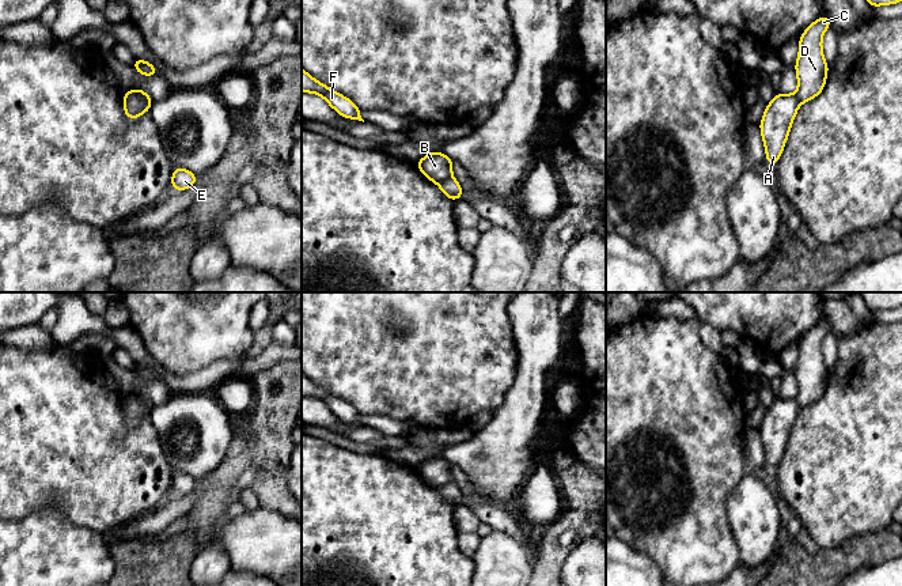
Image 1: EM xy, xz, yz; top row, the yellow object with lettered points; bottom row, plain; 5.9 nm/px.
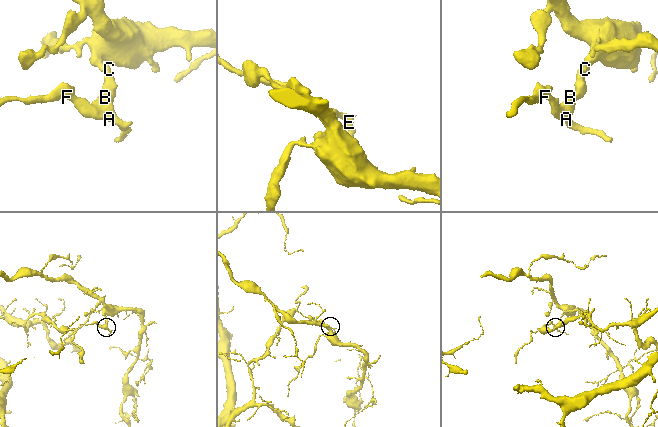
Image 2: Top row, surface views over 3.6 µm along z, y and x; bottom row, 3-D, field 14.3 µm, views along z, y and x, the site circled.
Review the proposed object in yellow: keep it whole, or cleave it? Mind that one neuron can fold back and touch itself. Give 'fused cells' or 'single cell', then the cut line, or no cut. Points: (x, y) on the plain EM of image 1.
fused cells; cut xz (451, 480), (438, 488)

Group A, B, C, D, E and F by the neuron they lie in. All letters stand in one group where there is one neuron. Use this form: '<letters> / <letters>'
A B E F / C D

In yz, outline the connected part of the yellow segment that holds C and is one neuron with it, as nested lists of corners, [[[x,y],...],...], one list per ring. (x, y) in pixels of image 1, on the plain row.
[[[827,320],[811,328],[799,343],[799,360],[795,368],[797,381],[796,402],[806,408],[820,400],[825,393],[829,370],[823,362],[823,337],[831,332]]]

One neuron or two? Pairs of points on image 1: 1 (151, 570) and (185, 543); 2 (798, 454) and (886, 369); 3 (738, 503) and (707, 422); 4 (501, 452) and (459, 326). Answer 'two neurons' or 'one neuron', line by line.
1: one neuron
2: one neuron
3: two neurons
4: two neurons

